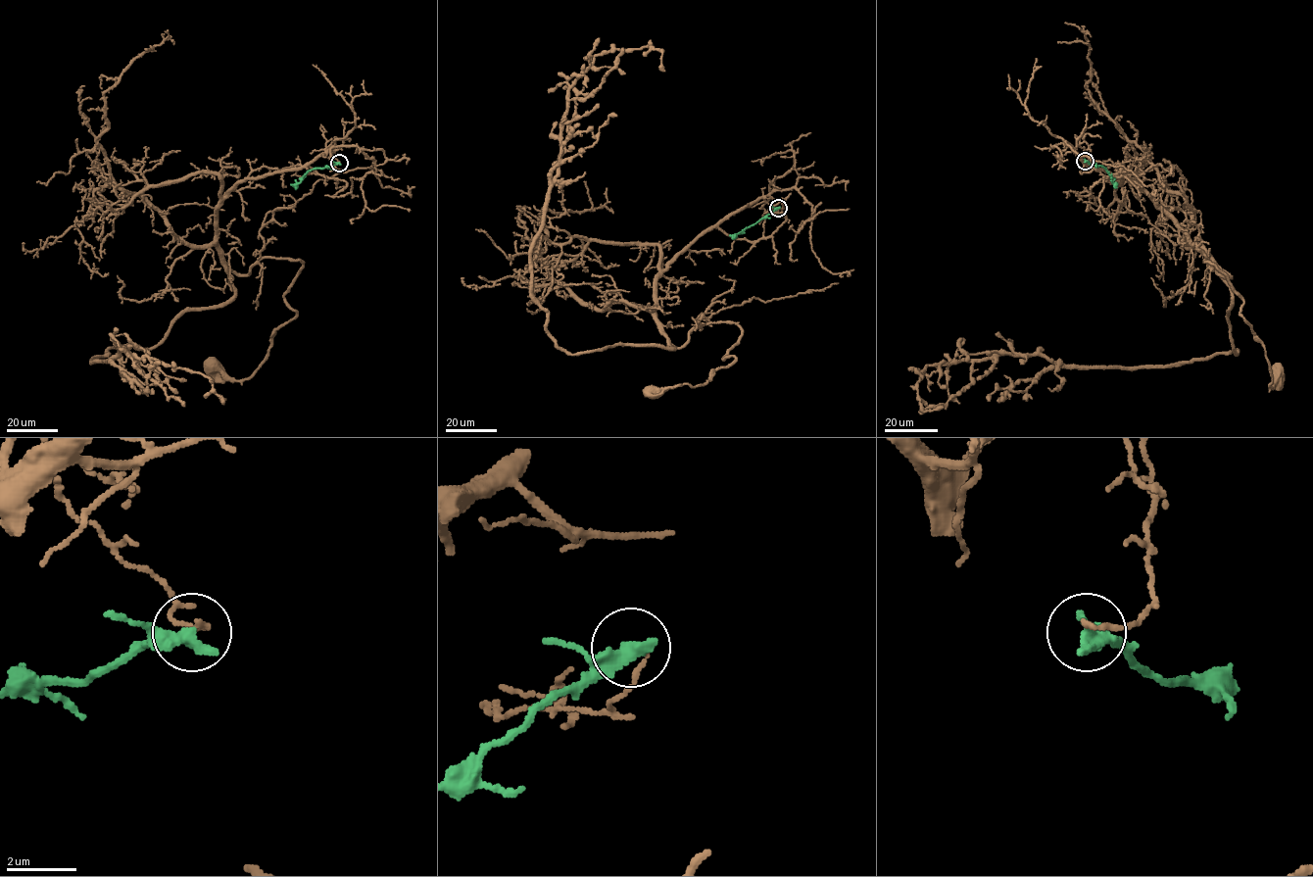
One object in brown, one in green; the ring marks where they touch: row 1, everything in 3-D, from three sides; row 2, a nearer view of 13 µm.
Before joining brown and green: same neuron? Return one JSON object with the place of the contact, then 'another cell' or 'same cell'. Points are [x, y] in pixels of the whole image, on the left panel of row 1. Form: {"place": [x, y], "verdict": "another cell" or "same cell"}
{"place": [339, 163], "verdict": "another cell"}

